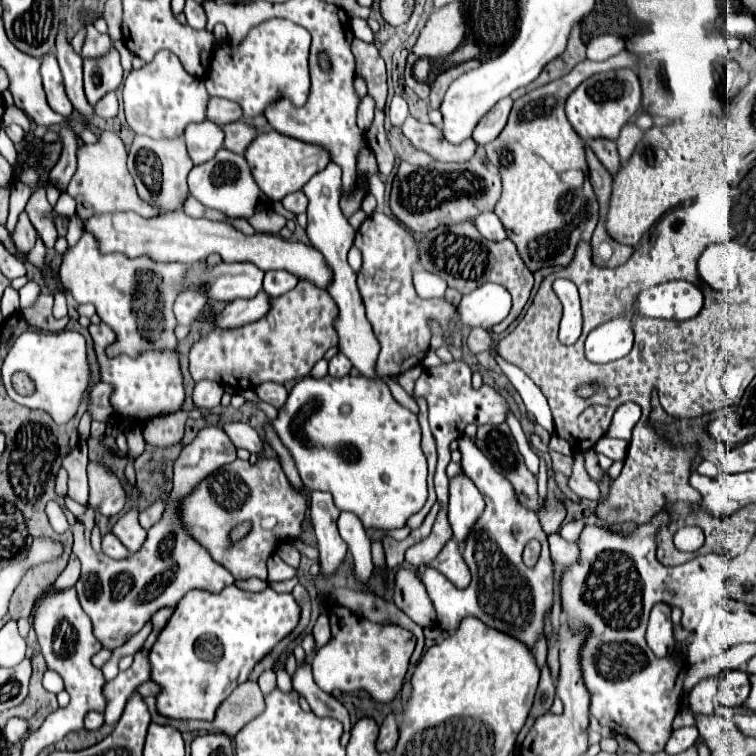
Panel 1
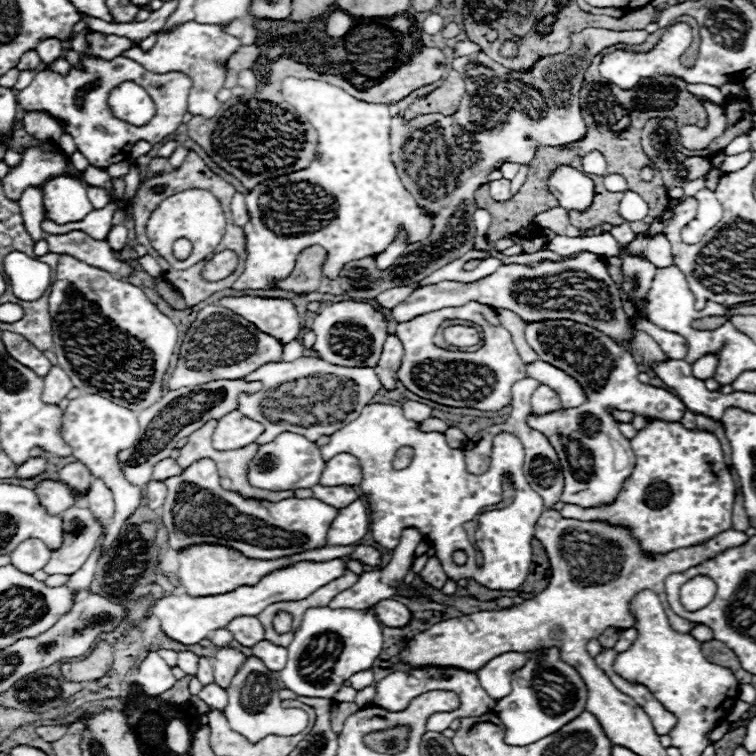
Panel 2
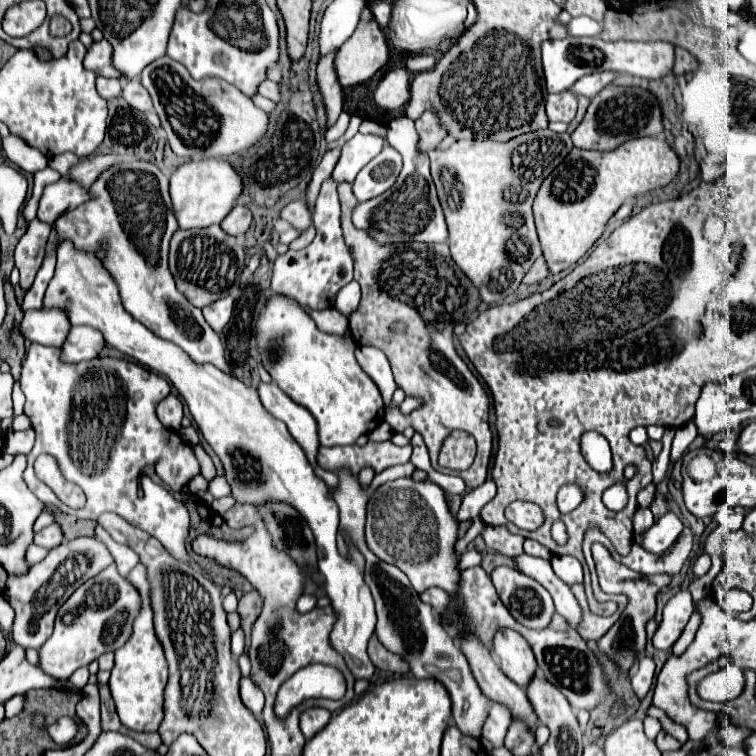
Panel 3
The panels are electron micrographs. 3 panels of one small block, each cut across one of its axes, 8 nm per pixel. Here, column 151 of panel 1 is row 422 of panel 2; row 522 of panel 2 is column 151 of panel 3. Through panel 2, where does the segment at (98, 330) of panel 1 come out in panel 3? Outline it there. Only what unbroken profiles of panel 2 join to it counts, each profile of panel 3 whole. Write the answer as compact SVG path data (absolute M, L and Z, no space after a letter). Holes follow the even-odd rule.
M32 344L22 364L20 388L26 396L24 414L36 430L36 444L28 454L28 468L24 472L26 484L36 498L78 518L96 520L102 512L116 512L132 526L158 538L174 558L200 570L186 552L188 514L146 514L136 508L138 480L148 466L154 466L156 474L172 490L184 488L190 478L200 472L192 448L178 432L164 428L156 418L156 404L170 394L168 380L140 364L116 358L92 358L78 364L64 364L60 362L60 348ZM38 454L52 454L62 474L84 490L86 506L82 510L64 506L44 482L36 480L32 466Z

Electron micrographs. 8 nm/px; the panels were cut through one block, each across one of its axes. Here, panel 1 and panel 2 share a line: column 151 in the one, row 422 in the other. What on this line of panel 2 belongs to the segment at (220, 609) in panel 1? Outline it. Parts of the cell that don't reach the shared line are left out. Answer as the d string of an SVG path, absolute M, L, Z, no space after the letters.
M650 420L648 428L638 432L632 440L632 450L636 454L636 466L632 476L626 480L618 500L608 508L578 508L566 504L560 514L570 520L580 522L608 522L612 526L622 526L632 532L640 548L648 556L670 554L678 548L690 548L708 542L710 538L718 536L724 530L732 528L732 504L734 504L734 482L732 476L722 460L720 442L708 434L698 430L686 430L680 422L660 422Z

